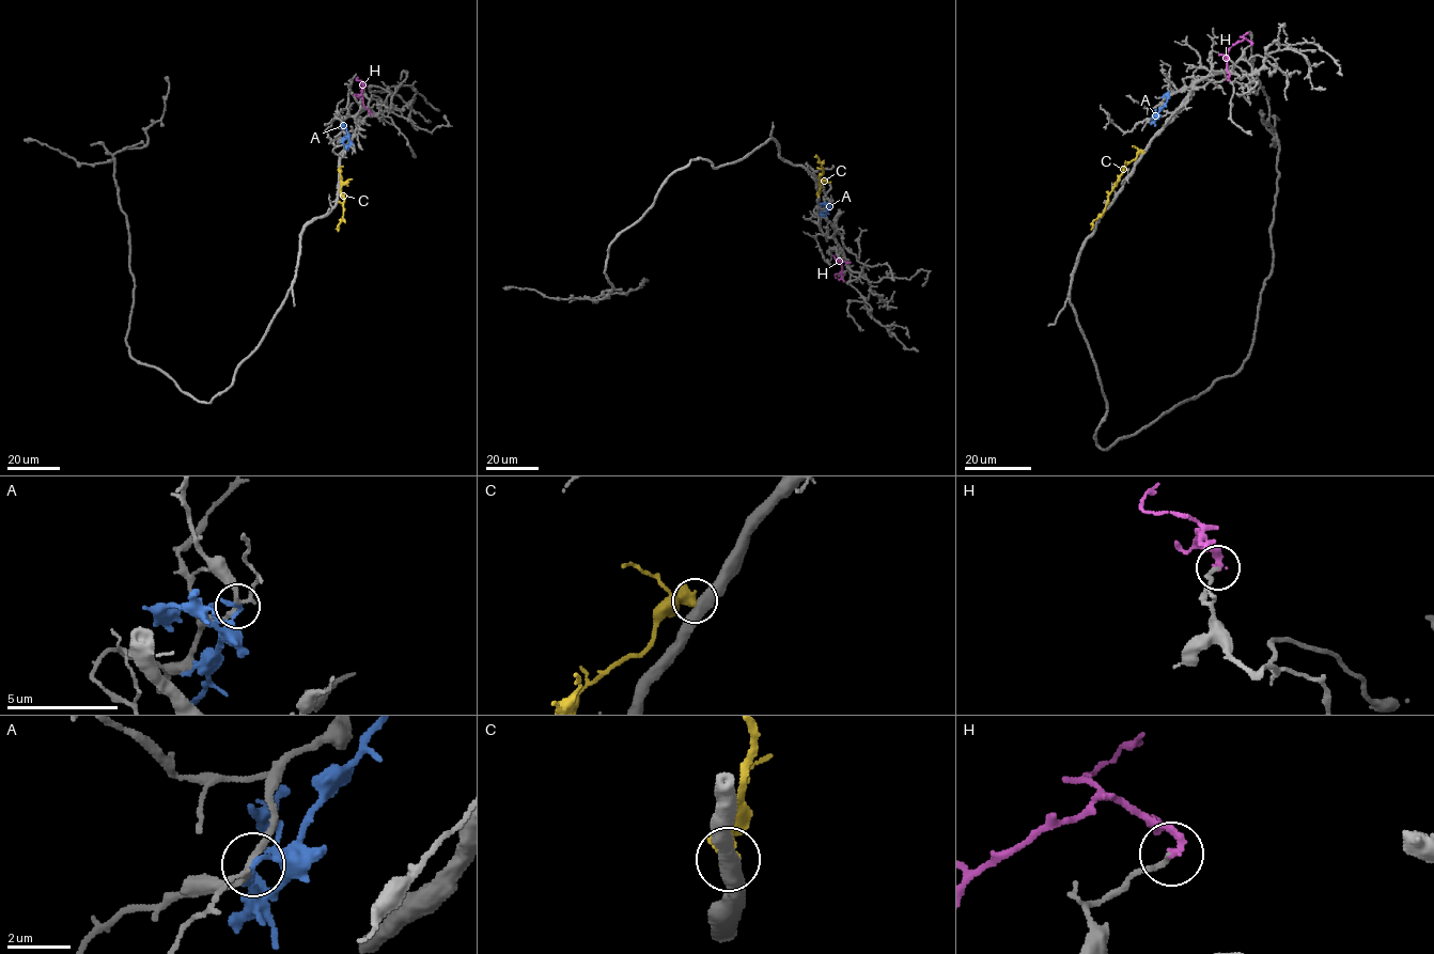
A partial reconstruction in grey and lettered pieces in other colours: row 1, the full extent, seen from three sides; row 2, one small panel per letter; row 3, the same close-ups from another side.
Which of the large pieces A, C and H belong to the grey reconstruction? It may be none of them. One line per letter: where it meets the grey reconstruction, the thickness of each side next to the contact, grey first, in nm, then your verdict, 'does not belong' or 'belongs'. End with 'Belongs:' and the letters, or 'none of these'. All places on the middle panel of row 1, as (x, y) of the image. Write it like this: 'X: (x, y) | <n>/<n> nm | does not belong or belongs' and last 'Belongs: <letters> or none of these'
A: (830, 203) | 170/240 nm | does not belong
C: (817, 196) | 480/600 nm | does not belong
H: (843, 280) | 180/260 nm | does not belong
Belongs: none of these

